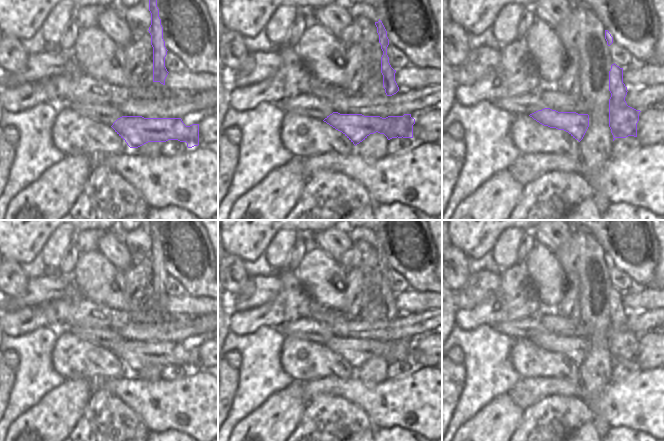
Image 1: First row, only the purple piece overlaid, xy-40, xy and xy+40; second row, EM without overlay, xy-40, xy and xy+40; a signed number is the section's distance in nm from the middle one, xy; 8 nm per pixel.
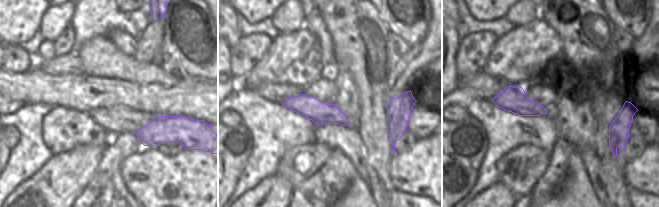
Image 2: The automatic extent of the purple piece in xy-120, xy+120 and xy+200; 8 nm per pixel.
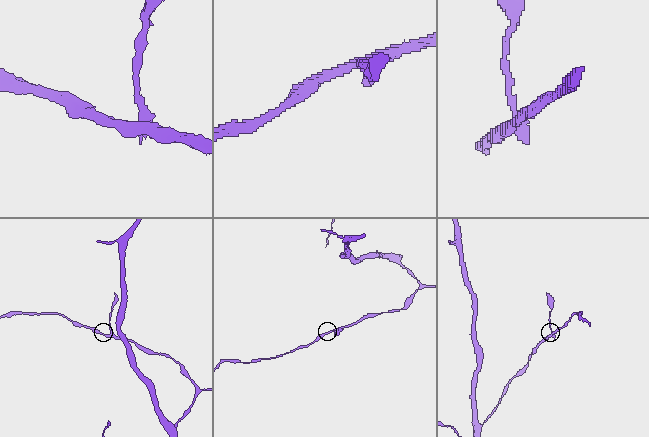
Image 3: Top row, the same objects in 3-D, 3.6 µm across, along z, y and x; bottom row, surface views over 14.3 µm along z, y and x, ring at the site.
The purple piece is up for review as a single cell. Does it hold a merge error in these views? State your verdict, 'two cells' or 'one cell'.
two cells

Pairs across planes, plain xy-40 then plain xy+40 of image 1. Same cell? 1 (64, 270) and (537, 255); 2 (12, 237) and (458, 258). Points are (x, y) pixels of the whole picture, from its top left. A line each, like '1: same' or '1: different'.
1: different
2: different

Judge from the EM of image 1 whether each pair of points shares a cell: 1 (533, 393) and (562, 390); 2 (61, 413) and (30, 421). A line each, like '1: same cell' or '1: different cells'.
1: same cell
2: same cell

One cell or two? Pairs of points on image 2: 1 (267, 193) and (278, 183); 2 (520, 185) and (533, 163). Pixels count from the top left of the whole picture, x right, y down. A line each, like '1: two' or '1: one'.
1: one
2: one

